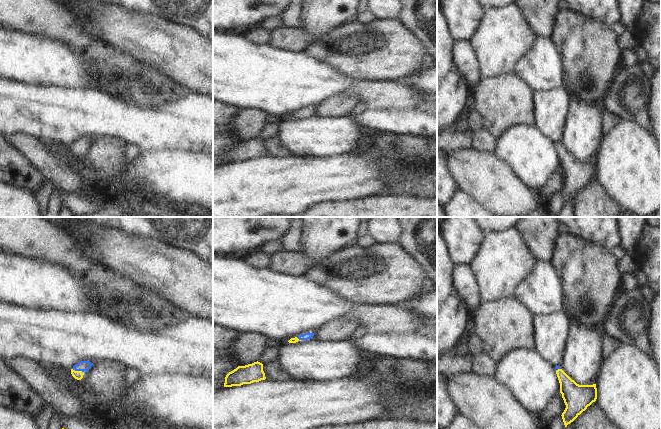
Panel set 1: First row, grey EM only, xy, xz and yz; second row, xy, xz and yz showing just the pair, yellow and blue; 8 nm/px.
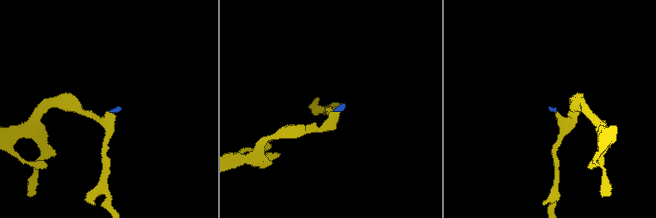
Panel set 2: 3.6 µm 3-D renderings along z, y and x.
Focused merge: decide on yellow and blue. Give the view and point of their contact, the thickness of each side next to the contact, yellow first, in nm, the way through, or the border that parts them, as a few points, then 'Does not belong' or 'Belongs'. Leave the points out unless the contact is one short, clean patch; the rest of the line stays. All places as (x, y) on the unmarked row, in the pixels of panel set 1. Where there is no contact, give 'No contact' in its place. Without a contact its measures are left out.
Touches yellow at xy (77, 147). Thickness 70 nm (yellow) against 80 nm. Path across: xy (78, 151), (77, 147), (84, 141). Belongs

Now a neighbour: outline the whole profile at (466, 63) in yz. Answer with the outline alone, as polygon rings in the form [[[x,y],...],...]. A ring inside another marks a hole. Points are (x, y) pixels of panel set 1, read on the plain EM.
[[[456,41],[453,48],[454,69],[473,88],[482,80],[480,65],[474,49],[469,41]]]

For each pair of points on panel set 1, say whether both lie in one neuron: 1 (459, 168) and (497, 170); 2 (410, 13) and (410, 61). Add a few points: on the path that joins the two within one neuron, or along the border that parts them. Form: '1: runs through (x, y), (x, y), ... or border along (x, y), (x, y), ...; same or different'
1: runs through (468, 168), (488, 170); same
2: border along (397, 20), (425, 49); different

